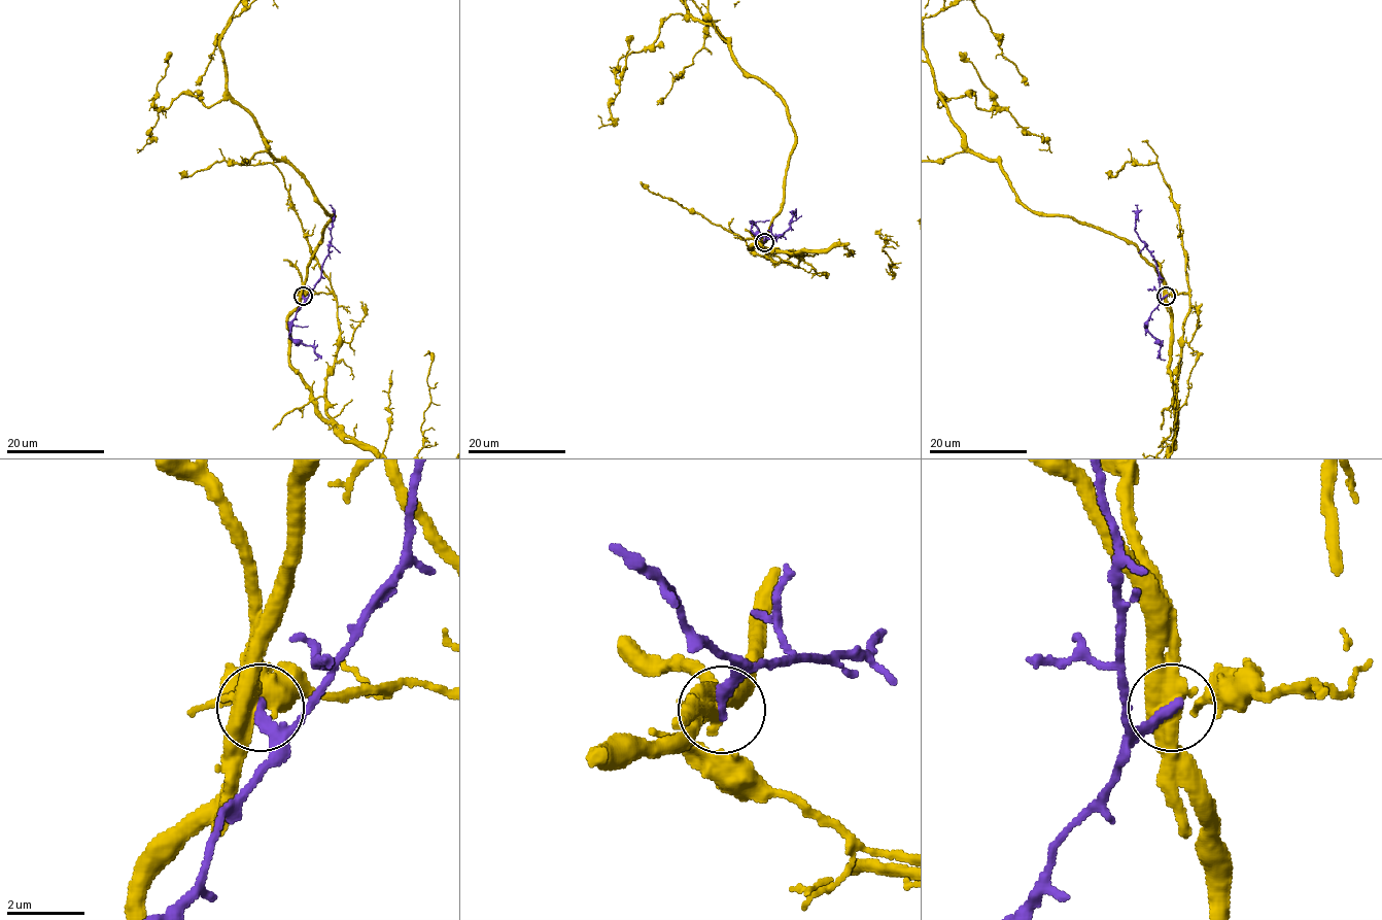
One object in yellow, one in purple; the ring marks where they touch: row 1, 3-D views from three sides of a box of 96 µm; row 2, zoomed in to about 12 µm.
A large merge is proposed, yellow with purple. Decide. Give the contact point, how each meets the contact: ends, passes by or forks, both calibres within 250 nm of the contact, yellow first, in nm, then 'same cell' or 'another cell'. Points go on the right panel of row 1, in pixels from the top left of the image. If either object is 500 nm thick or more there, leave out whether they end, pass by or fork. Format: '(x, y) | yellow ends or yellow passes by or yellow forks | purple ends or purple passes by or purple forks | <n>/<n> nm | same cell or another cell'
(1166, 296) | yellow forks | purple ends | 480/300 nm | another cell

